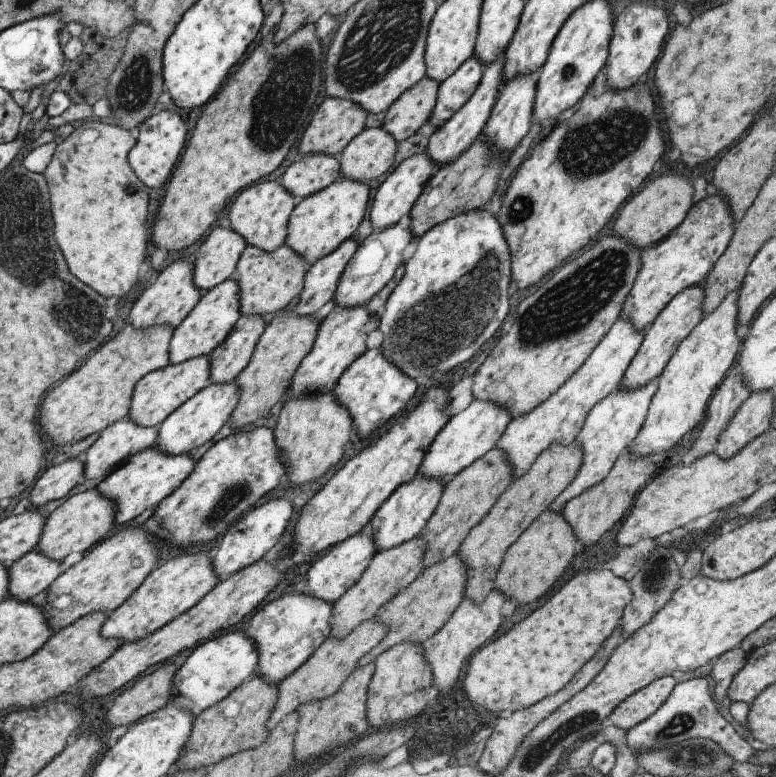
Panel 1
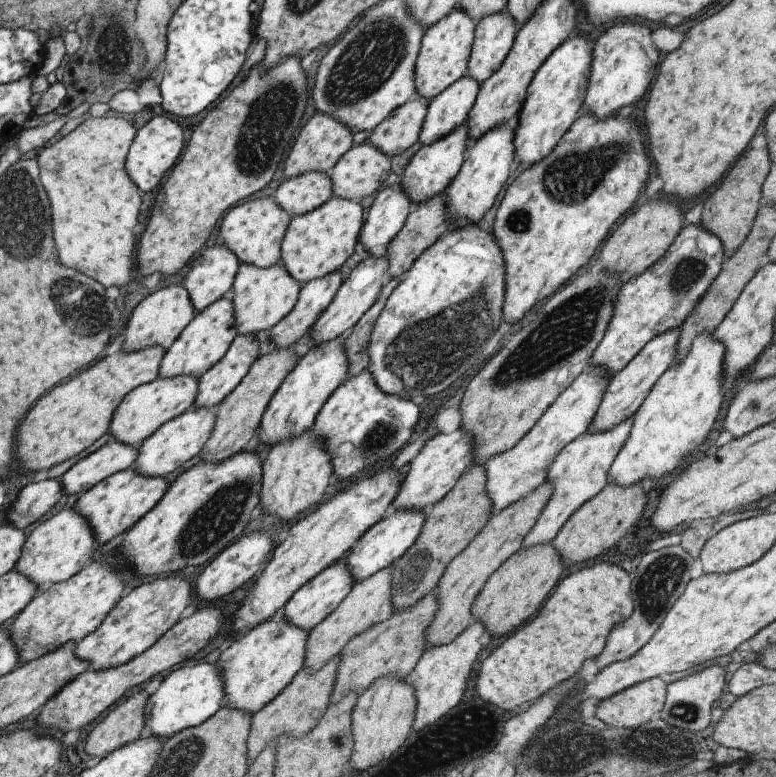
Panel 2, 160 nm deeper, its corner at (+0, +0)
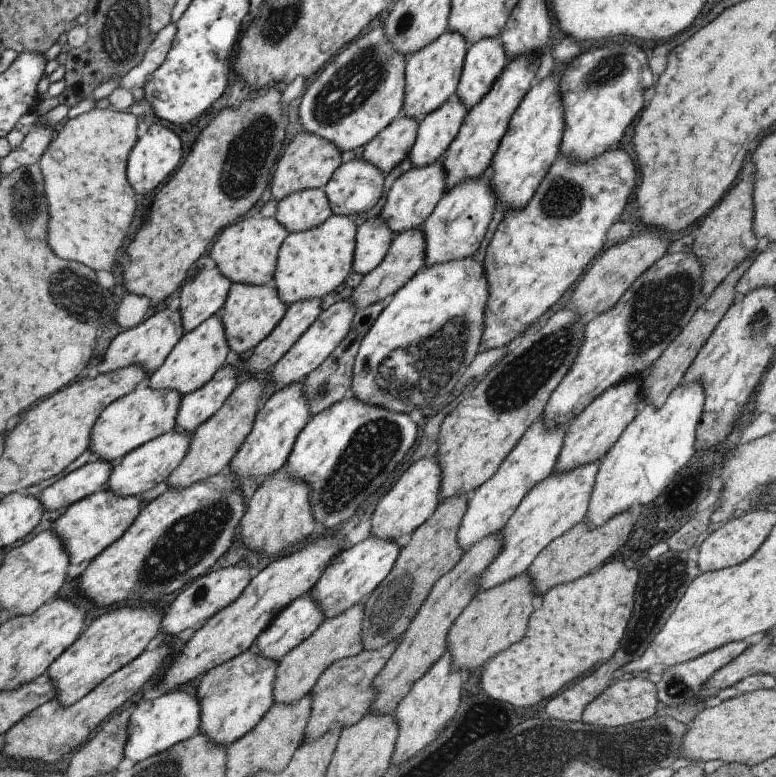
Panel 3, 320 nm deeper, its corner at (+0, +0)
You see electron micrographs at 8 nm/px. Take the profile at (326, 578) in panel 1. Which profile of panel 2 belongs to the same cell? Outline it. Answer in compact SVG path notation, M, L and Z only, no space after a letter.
M343 559L337 561L331 567L324 568L311 580L301 585L283 605L283 618L285 622L308 633L316 624L319 624L328 614L331 614L337 608L337 605L352 589L353 582Z

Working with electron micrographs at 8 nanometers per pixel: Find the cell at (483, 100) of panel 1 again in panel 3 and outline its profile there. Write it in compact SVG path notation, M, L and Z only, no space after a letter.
M441 159L421 169L411 168L401 174L391 184L379 214L380 219L389 227L393 236L401 231L421 228L424 220L431 214L431 211L439 202L441 195L445 192L445 175L440 162Z

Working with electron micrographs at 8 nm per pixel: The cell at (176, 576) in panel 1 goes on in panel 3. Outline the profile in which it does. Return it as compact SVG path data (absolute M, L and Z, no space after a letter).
M120 606L88 622L78 637L47 667L46 676L54 688L54 701L60 707L71 706L109 673L139 656L160 630L163 613L157 611L158 606Z

